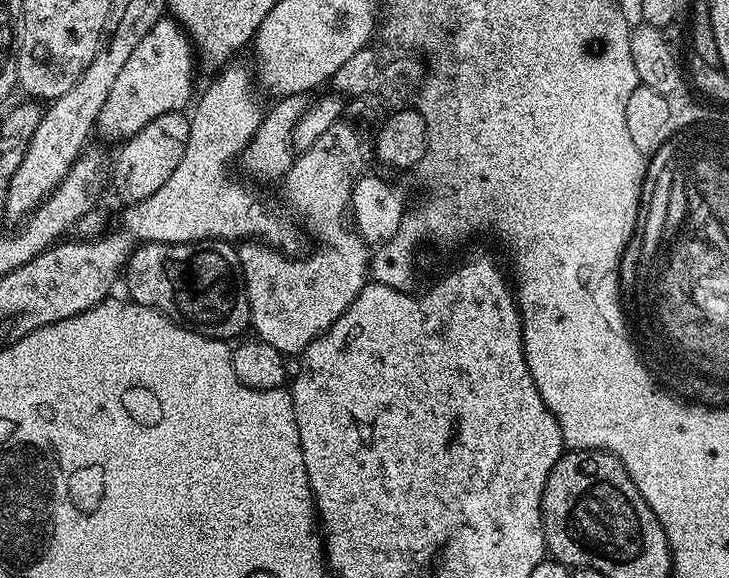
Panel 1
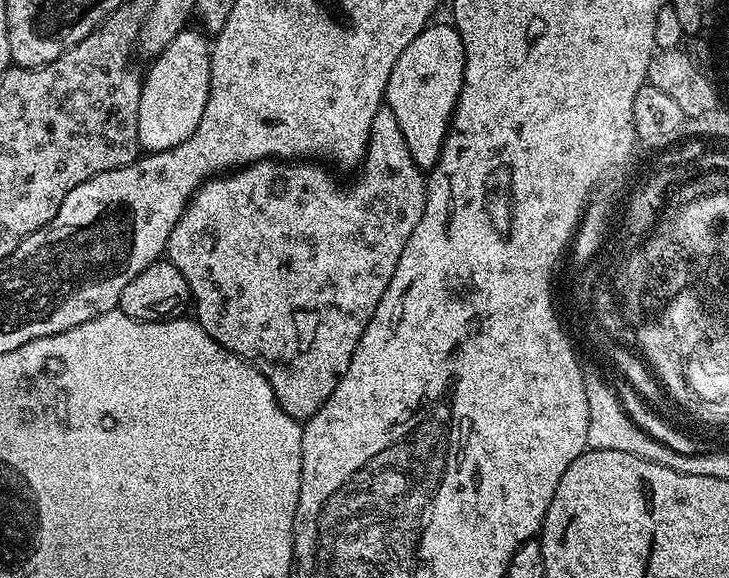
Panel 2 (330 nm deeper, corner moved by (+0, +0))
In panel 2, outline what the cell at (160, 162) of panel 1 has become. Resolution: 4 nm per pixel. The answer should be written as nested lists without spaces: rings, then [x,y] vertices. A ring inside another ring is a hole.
[[[194,28],[182,29],[178,38],[151,61],[152,69],[143,77],[138,102],[138,138],[145,153],[177,148],[198,130],[198,122],[202,122],[210,94],[212,50],[209,37],[203,31],[195,32]]]

